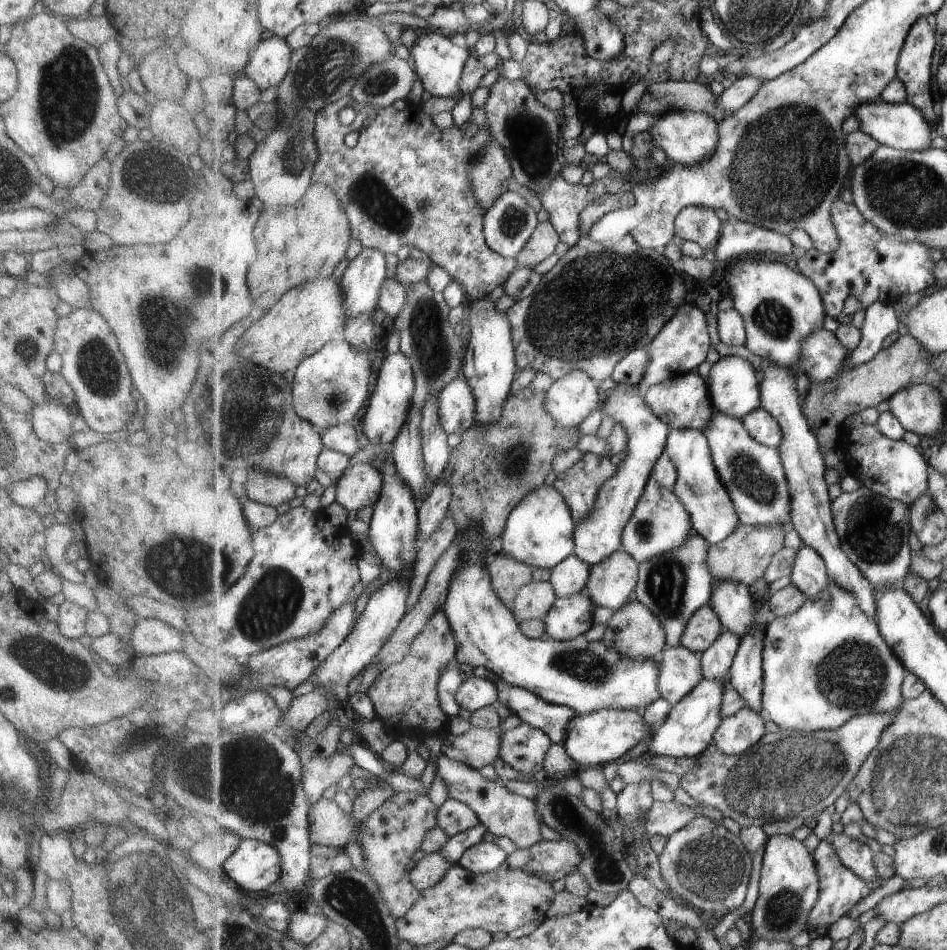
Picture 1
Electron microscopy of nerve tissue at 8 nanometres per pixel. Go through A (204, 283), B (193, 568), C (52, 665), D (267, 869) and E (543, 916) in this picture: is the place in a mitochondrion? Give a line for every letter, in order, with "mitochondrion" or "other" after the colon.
A: mitochondrion
B: mitochondrion
C: mitochondrion
D: other
E: other

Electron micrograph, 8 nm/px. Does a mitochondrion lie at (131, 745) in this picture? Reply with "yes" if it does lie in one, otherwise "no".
yes

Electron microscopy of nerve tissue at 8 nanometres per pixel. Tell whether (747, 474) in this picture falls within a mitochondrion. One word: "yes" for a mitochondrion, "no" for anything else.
yes

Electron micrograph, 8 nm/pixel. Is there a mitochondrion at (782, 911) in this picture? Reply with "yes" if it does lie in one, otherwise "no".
yes

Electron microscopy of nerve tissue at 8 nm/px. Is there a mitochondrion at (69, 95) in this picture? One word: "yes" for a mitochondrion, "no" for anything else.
yes

